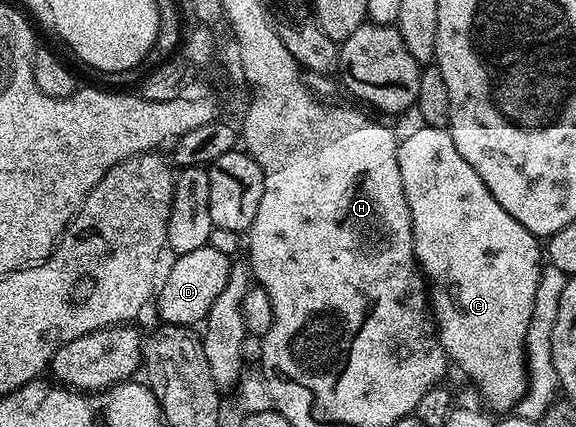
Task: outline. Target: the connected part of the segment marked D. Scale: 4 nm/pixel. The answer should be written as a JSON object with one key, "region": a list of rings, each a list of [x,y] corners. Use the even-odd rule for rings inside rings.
{"region":[[[209,243],[203,244],[198,250],[190,250],[190,254],[182,254],[173,259],[168,273],[163,273],[154,296],[154,308],[160,311],[160,320],[165,324],[191,326],[203,325],[210,314],[210,306],[222,290],[226,290],[226,282],[230,278],[230,270],[234,263],[233,257],[214,250]]]}

